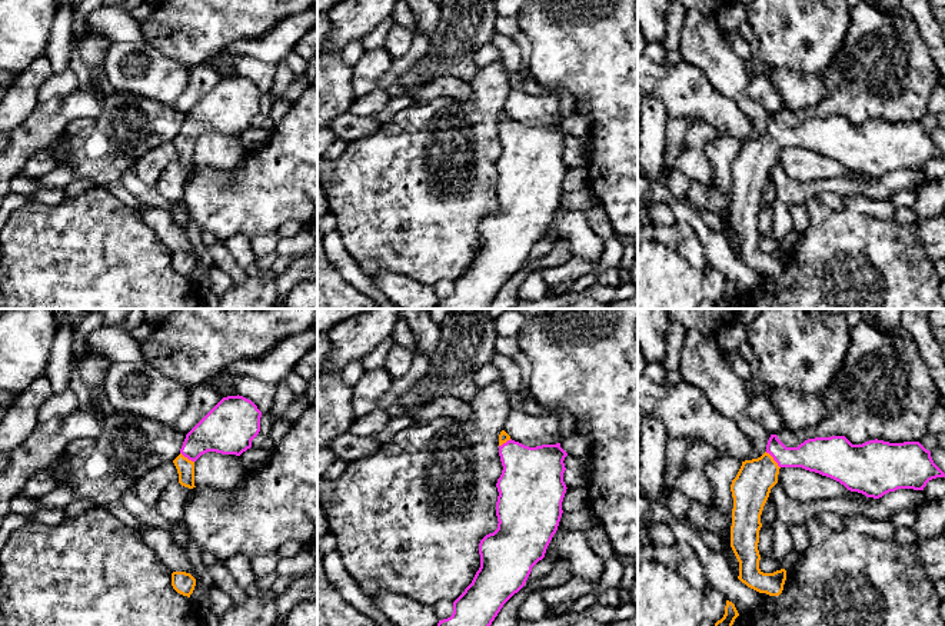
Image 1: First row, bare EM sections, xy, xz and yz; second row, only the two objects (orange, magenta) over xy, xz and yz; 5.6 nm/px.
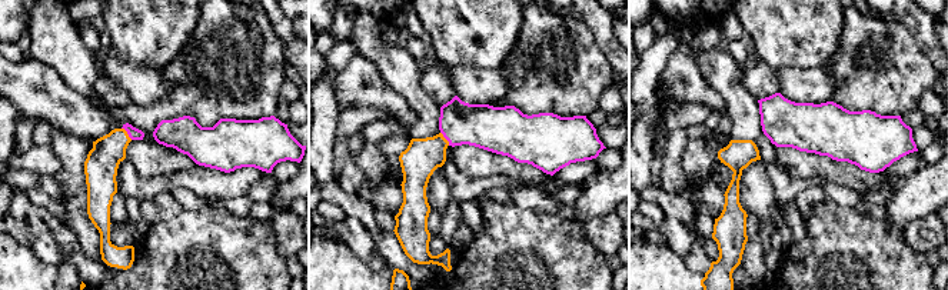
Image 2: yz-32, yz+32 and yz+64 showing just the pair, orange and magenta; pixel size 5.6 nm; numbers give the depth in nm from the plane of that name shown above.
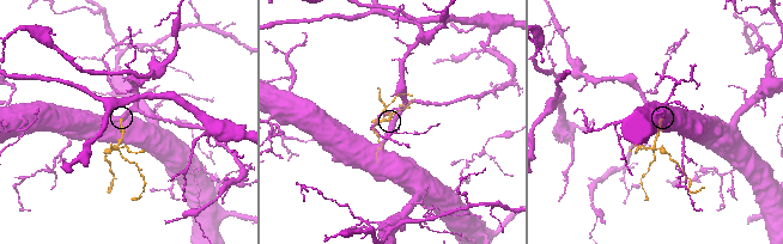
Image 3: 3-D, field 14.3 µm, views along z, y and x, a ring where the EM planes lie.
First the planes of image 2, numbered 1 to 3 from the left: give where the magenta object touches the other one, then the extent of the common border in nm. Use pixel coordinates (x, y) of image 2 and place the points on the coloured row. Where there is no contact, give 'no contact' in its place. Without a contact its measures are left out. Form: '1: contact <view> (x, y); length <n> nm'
1: contact yz-32 (126, 133); length 90 nm
2: contact yz+32 (445, 139); length 90 nm
3: no contact

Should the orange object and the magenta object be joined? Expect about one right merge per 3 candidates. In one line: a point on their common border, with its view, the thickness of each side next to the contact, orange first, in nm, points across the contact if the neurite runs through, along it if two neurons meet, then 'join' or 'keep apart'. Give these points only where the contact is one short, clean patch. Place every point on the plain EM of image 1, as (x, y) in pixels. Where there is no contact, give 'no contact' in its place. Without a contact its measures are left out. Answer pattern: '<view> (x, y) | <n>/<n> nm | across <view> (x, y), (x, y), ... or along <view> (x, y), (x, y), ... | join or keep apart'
yz (772, 139) | 220/190 nm | across yz (751, 167), (772, 139), (817, 135) | join

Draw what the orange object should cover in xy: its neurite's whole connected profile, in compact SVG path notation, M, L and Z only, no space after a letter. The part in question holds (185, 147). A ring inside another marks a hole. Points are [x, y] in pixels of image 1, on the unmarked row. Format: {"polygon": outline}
{"polygon": "M243 76L223 77L187 114L180 129L180 134L173 140L179 163L184 167L193 169L194 166L194 141L207 131L222 134L240 136L252 127L252 120L260 111L262 91L257 86Z"}

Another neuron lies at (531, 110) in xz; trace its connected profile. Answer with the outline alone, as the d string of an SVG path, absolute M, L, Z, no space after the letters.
M512 90L505 111L512 120L529 127L556 124L563 120L555 94L532 96L522 90Z

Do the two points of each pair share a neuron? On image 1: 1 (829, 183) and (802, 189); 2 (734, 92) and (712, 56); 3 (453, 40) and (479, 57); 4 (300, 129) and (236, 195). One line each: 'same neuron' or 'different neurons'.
1: same neuron
2: same neuron
3: different neurons
4: same neuron

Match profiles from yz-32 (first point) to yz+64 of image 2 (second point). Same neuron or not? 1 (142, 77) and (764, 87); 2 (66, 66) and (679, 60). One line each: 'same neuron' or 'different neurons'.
1: different neurons
2: different neurons

